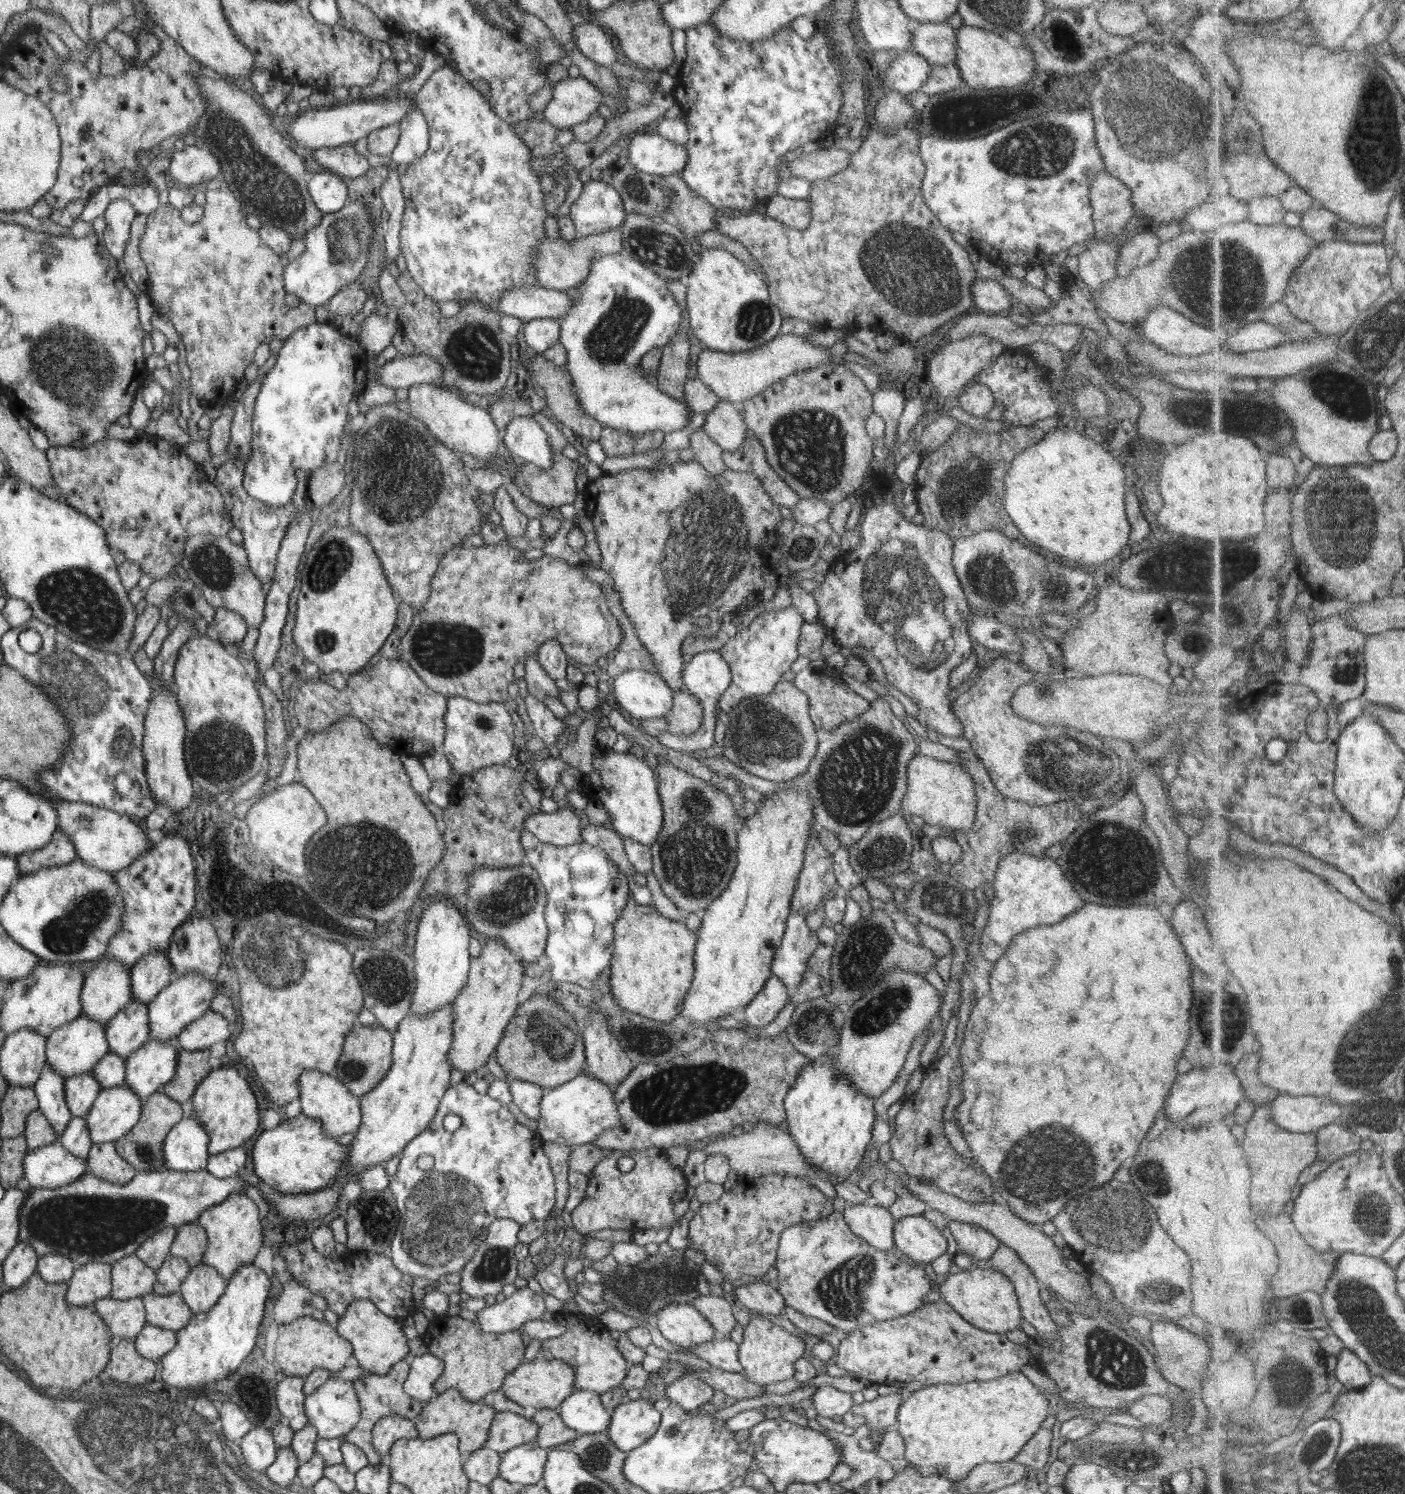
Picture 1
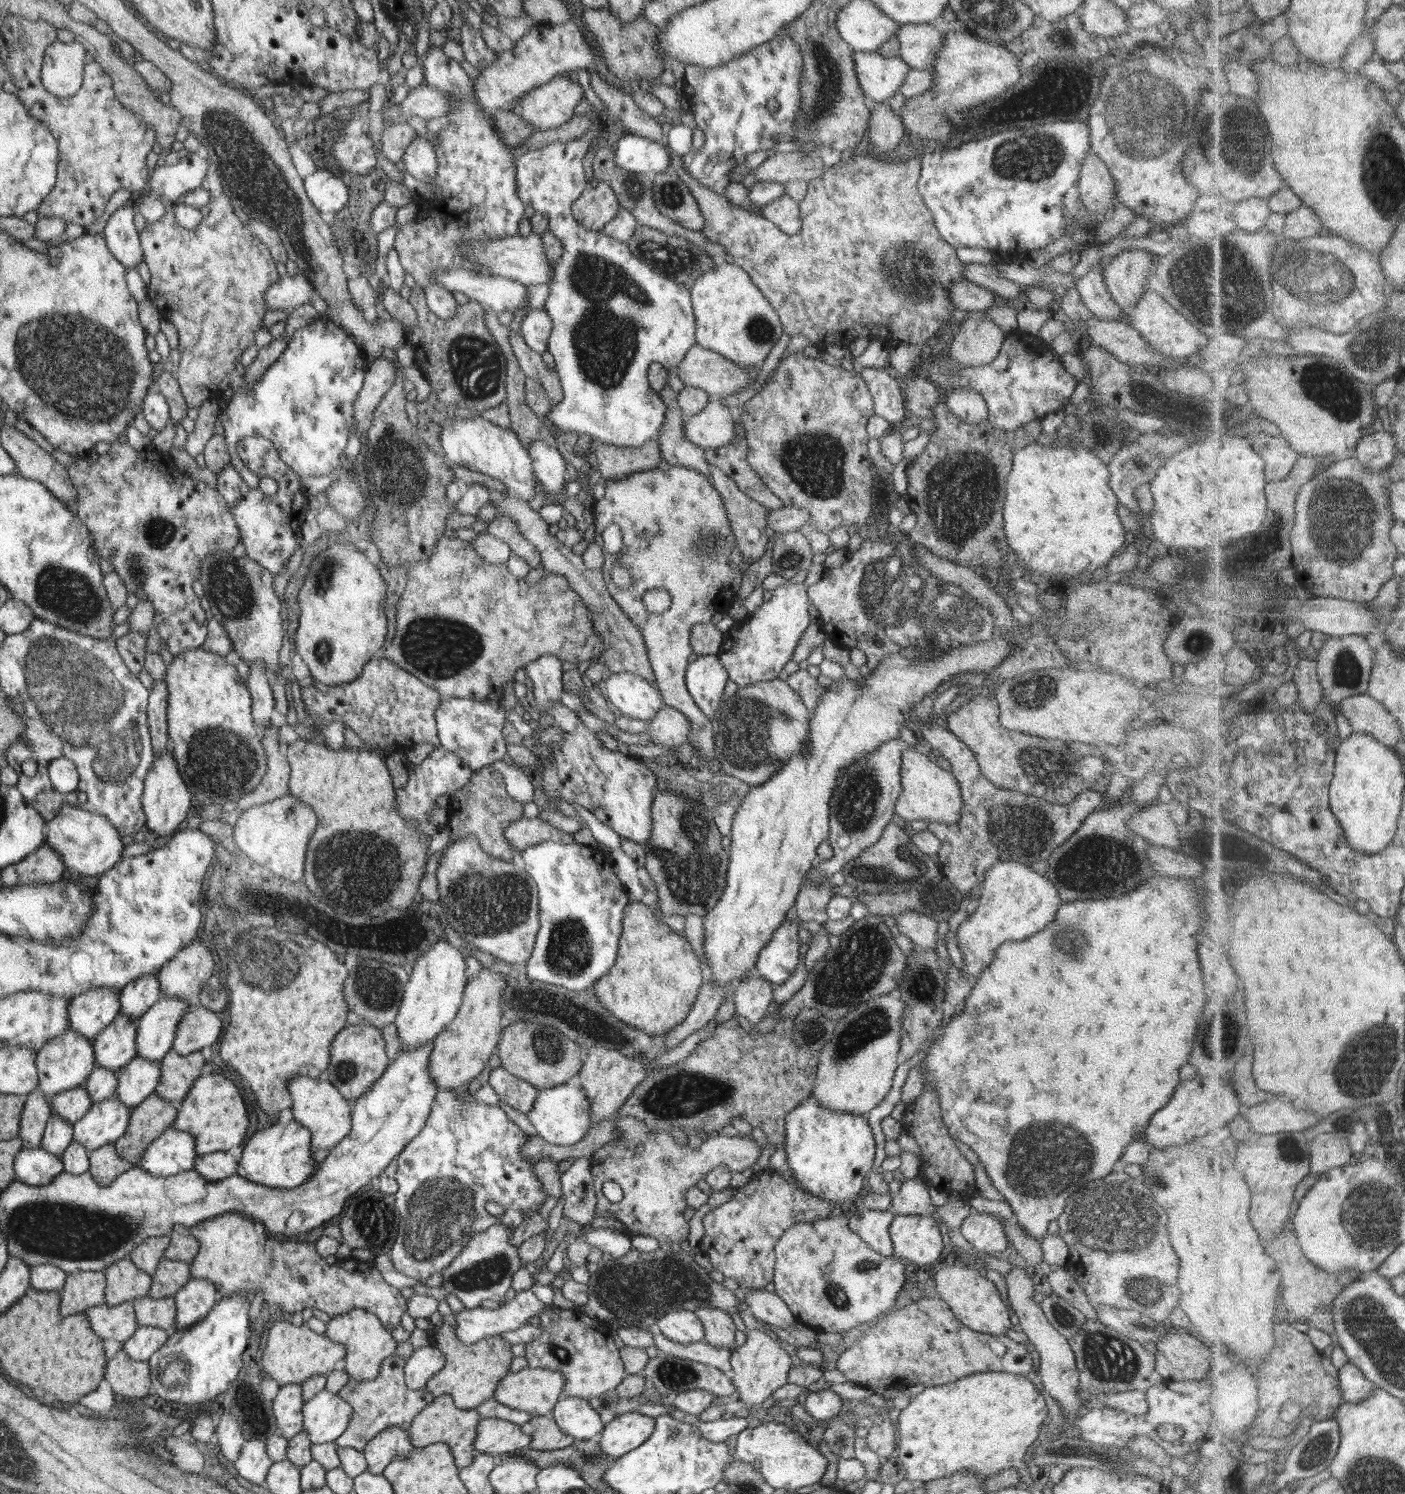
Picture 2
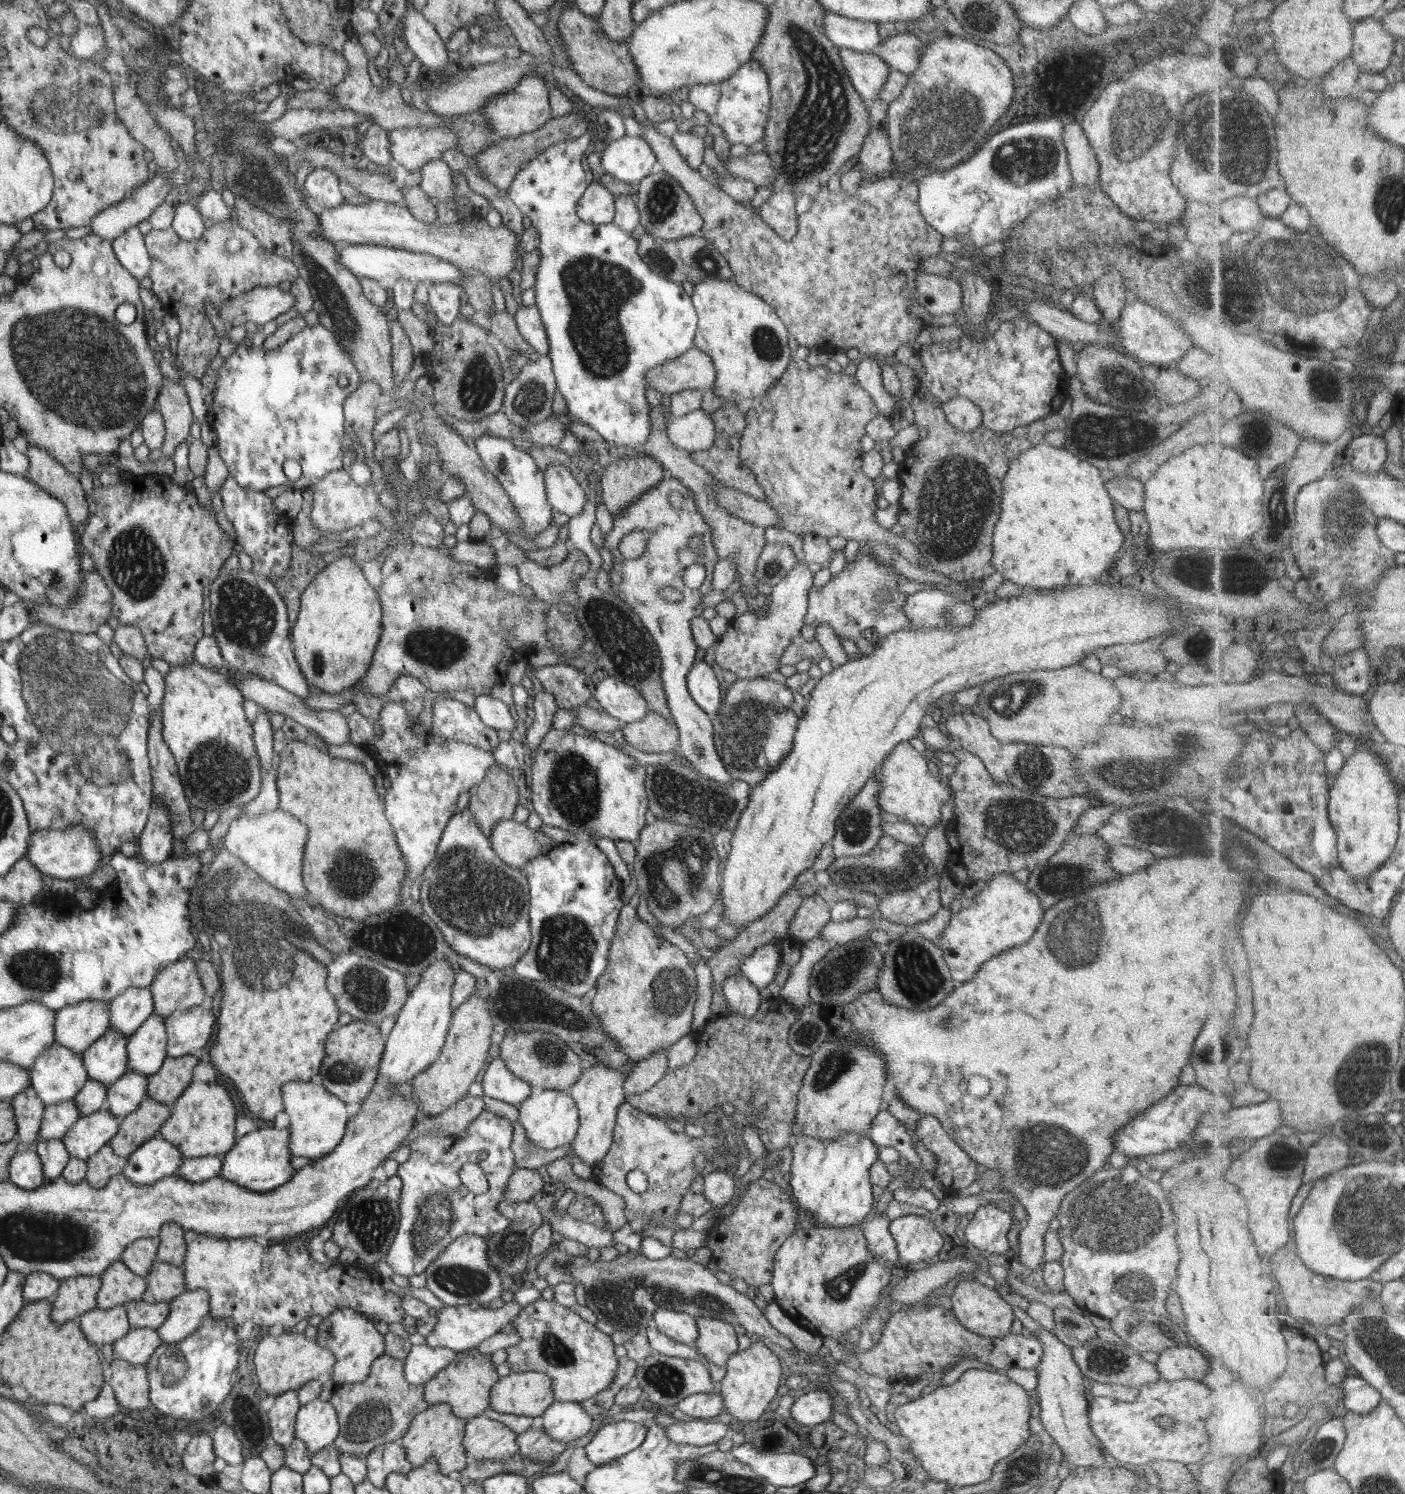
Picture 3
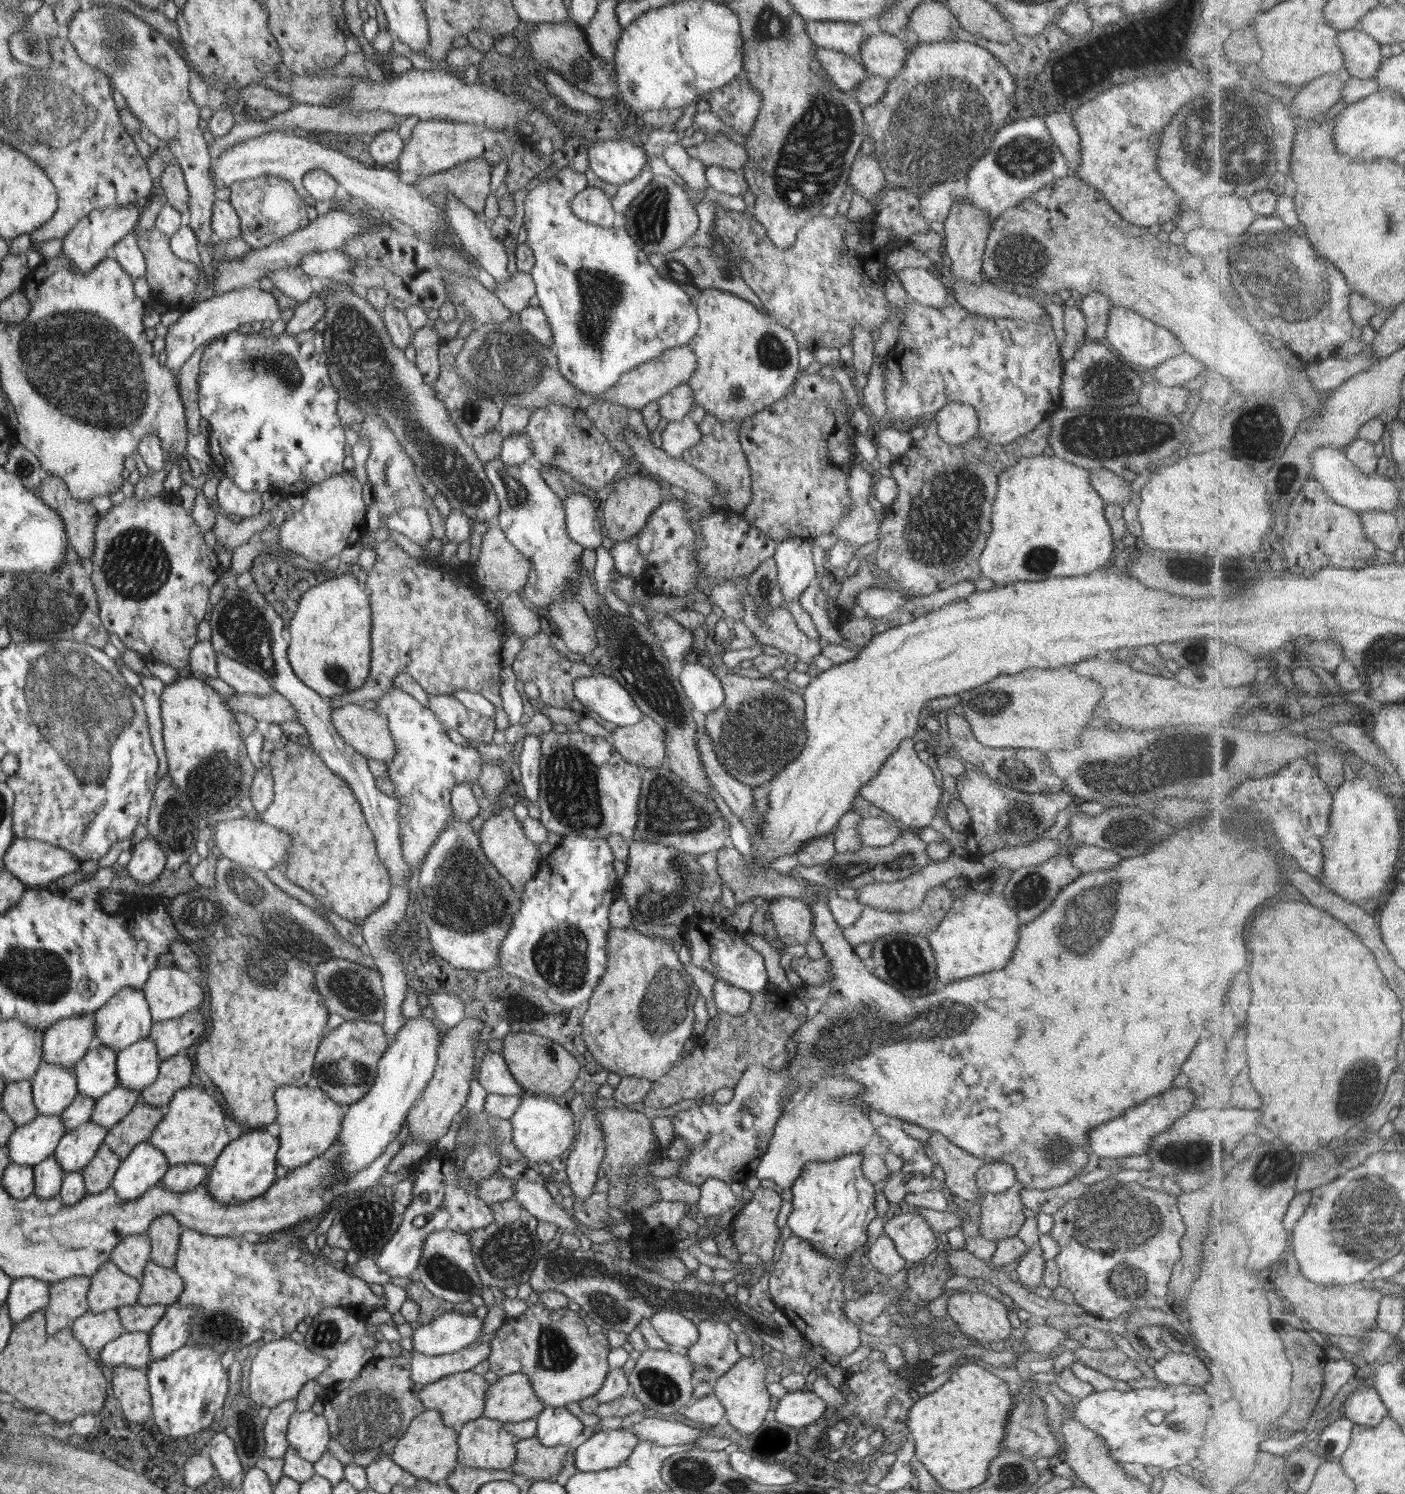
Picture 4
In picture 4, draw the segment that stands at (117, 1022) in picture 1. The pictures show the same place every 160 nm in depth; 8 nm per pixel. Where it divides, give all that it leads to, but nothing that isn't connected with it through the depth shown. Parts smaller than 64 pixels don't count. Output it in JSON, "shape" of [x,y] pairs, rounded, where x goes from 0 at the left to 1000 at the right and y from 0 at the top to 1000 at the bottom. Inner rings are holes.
{"shape":[[[67,698],[57,710],[53,716],[56,732],[68,736],[84,727],[84,704]]]}

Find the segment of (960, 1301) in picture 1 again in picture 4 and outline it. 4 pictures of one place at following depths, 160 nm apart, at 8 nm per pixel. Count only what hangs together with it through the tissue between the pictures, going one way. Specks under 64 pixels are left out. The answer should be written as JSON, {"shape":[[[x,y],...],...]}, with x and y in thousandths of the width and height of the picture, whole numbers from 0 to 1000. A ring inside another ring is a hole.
{"shape":[[[688,865],[675,869],[674,878],[689,896],[710,898],[720,896],[721,888],[717,884],[718,874],[715,869]]]}

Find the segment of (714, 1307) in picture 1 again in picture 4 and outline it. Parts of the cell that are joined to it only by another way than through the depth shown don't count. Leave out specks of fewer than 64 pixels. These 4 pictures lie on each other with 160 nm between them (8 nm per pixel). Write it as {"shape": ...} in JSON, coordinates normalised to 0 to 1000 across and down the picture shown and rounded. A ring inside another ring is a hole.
{"shape":[[[497,884],[497,897],[490,903],[494,914],[493,925],[510,925],[528,908],[524,902],[525,894],[517,884]]]}

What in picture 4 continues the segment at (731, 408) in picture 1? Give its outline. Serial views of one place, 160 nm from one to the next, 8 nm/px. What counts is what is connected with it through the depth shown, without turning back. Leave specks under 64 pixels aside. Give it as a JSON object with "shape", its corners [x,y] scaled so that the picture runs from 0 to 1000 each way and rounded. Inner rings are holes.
{"shape":[[[488,278],[484,281],[475,282],[470,293],[470,300],[478,306],[484,307],[488,301],[491,301],[498,297],[500,290],[491,278]]]}

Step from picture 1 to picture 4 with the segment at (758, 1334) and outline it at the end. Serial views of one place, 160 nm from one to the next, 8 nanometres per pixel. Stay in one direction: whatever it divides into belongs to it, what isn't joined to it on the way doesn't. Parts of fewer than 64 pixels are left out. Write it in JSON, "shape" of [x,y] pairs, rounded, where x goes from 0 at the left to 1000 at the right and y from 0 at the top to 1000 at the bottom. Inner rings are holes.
{"shape":[[[536,907],[527,908],[518,918],[509,926],[509,934],[516,942],[515,950],[519,952],[527,960],[538,959],[548,942],[548,932],[545,930],[545,918],[547,913],[545,908],[537,909]]]}

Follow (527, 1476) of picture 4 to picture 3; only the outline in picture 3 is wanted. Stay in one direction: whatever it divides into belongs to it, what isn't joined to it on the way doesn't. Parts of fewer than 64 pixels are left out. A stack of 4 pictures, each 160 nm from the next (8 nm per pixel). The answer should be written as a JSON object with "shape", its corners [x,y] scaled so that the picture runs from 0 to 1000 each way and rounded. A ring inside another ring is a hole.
{"shape":[[[384,954],[376,955],[368,961],[369,972],[381,978],[390,979],[403,971],[403,966],[394,963]]]}

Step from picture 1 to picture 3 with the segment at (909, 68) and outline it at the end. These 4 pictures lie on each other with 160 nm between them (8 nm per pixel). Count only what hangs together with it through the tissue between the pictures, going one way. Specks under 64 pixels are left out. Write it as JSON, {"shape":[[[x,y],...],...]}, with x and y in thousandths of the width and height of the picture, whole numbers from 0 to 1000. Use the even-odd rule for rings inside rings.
{"shape":[[[601,32],[596,33],[596,37],[609,62],[615,67],[625,66],[633,48],[631,41],[621,34],[611,35]]]}

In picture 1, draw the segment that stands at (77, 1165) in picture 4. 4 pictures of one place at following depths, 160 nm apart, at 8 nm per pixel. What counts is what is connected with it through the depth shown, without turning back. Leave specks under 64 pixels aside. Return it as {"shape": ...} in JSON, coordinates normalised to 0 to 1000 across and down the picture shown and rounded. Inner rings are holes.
{"shape":[[[91,726],[73,730],[62,746],[66,766],[82,765],[92,760],[100,748],[102,738]]]}

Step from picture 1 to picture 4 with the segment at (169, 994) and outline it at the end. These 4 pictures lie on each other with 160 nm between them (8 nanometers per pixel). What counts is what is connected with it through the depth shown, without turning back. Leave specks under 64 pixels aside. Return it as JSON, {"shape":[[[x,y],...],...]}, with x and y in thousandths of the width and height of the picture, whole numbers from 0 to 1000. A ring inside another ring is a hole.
{"shape":[[[107,694],[101,695],[83,706],[84,726],[101,731],[111,724],[113,712],[111,699]]]}

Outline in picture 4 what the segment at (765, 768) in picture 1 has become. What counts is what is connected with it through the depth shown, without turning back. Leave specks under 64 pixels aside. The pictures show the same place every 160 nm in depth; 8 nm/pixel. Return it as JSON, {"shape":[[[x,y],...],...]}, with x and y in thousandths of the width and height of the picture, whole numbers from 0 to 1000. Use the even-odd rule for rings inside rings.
{"shape":[[[515,449],[512,454],[516,463],[516,469],[512,474],[500,480],[501,487],[502,487],[504,493],[506,493],[508,503],[515,515],[534,527],[540,527],[547,524],[553,517],[562,511],[562,509],[565,509],[572,502],[574,495],[574,488],[571,484],[573,482],[572,475],[573,469],[568,463],[559,461],[548,453],[536,455]]]}

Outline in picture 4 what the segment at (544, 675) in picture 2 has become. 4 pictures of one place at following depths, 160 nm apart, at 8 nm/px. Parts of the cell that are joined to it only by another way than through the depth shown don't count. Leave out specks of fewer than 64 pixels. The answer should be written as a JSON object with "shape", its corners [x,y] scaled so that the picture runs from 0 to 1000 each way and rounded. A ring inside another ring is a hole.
{"shape":[[[381,491],[374,492],[370,504],[370,517],[373,531],[379,537],[383,537],[384,527],[385,495]]]}

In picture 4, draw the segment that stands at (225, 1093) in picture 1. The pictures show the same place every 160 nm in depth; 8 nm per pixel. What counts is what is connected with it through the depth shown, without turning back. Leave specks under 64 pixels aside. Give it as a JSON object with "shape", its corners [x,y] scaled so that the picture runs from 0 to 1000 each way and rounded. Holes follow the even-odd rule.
{"shape":[[[138,718],[137,726],[123,734],[117,749],[112,752],[111,757],[105,764],[119,774],[122,780],[140,778],[149,782],[154,778],[155,773],[164,766],[164,760],[159,754],[159,743],[152,734],[145,730],[141,730],[141,722]]]}

